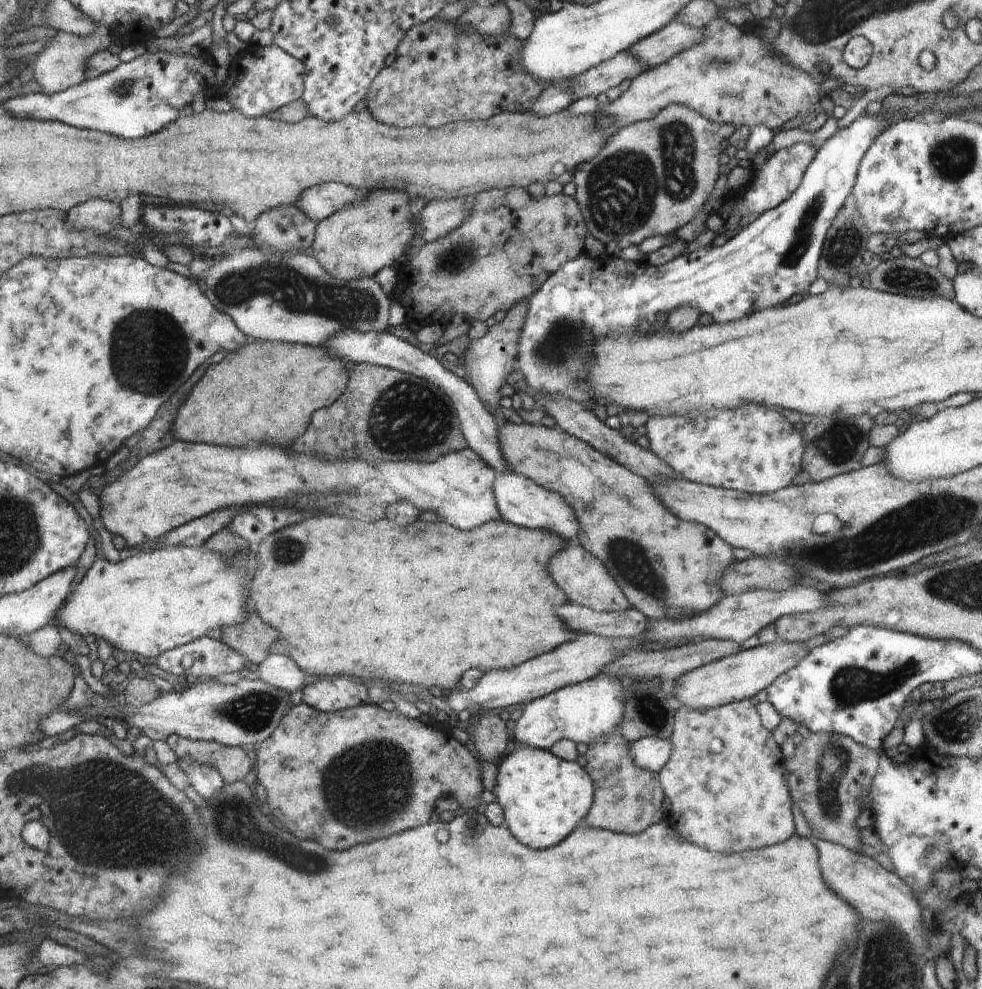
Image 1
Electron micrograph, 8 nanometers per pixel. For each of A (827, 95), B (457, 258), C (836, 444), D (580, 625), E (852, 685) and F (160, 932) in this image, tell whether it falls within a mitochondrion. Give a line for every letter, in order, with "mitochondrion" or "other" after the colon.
A: other
B: mitochondrion
C: mitochondrion
D: other
E: mitochondrion
F: other

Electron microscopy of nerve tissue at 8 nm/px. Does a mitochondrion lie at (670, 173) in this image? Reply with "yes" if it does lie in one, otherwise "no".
yes

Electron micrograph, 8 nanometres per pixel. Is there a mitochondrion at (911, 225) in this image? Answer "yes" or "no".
no

